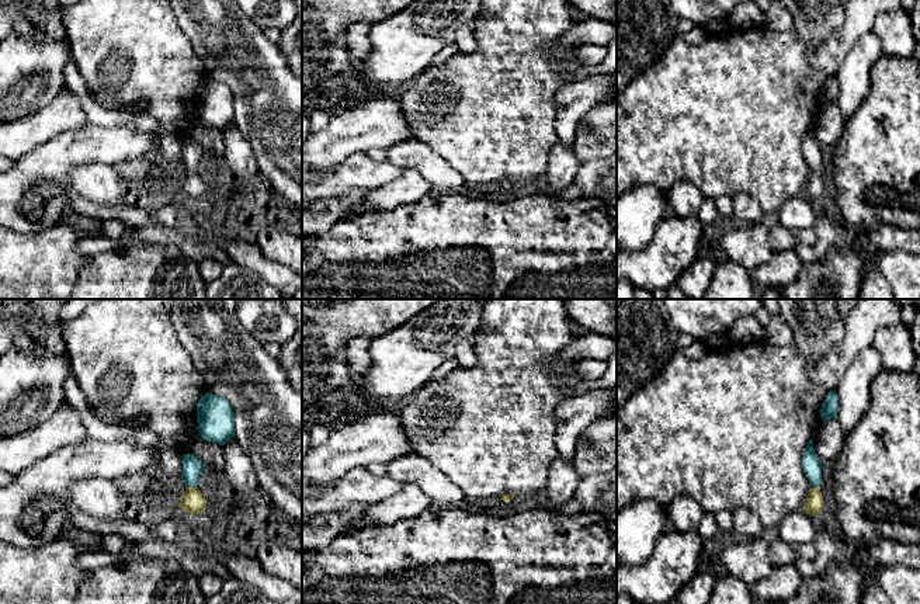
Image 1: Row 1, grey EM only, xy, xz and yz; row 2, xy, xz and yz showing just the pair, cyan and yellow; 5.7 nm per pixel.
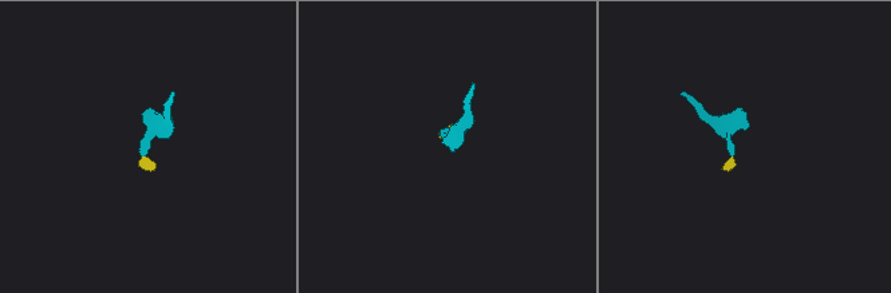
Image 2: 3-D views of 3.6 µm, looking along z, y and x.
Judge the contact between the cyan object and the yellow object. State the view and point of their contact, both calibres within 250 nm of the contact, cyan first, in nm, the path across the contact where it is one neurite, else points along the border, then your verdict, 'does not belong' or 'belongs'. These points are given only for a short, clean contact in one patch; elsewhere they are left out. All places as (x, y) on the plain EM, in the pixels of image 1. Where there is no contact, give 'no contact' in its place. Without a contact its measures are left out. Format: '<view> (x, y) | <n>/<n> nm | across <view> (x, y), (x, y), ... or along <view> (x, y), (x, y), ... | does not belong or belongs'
xy (191, 172) | 120/140 nm | across xy (193, 153), (191, 172), (193, 186) | belongs

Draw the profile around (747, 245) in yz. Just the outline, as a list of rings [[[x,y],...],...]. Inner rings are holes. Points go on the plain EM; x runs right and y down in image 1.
[[[761,222],[736,223],[729,232],[715,239],[715,244],[730,261],[742,264],[750,273],[773,256],[768,246],[768,228]]]

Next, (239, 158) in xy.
[[[235,122],[223,131],[223,162],[232,174],[240,180],[253,180],[258,174],[257,159],[250,143],[242,135]]]

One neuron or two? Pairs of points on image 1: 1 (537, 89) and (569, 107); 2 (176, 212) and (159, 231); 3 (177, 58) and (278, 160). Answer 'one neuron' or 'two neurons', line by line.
1: two neurons
2: one neuron
3: two neurons

